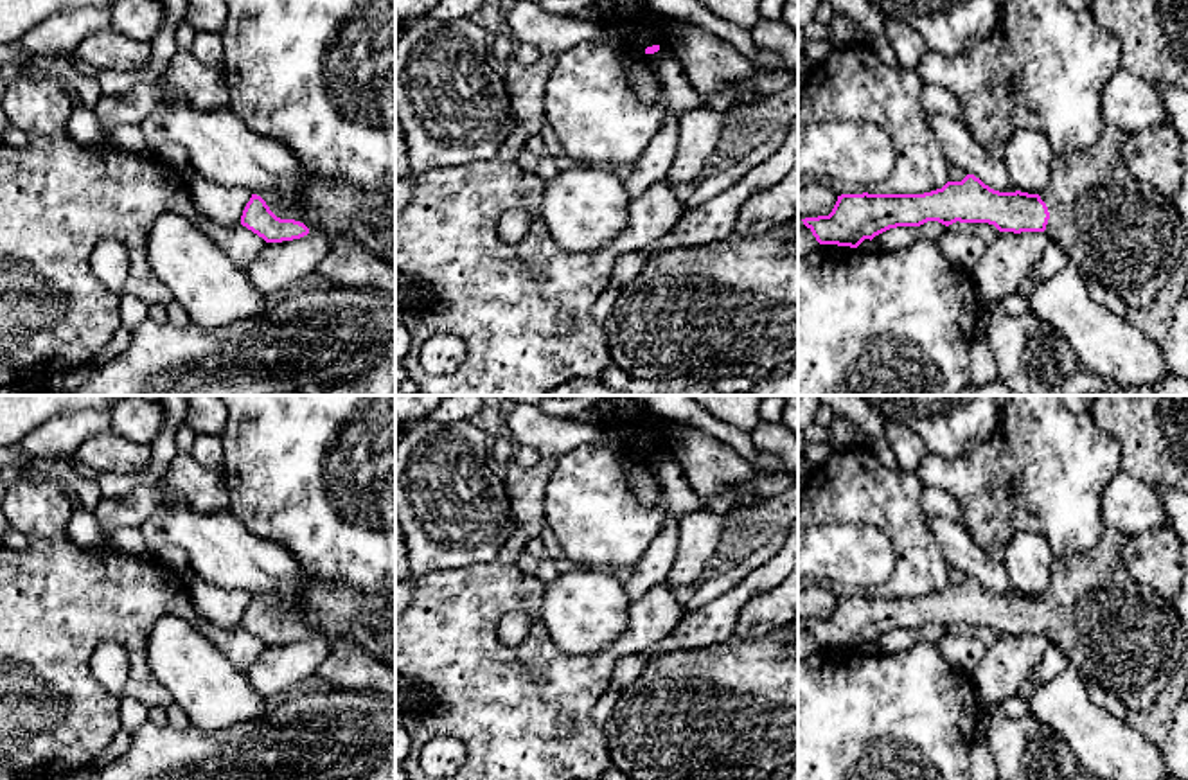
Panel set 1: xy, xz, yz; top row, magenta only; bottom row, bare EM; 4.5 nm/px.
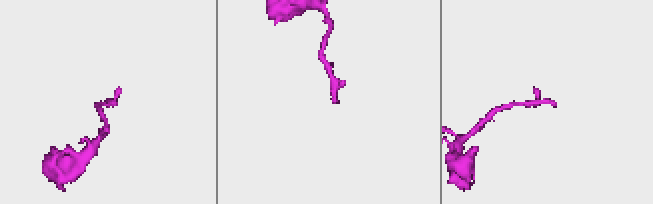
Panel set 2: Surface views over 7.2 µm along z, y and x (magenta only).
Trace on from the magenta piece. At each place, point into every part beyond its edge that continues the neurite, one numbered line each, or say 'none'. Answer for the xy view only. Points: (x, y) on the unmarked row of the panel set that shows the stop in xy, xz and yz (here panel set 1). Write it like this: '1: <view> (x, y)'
1: xy (331, 610)

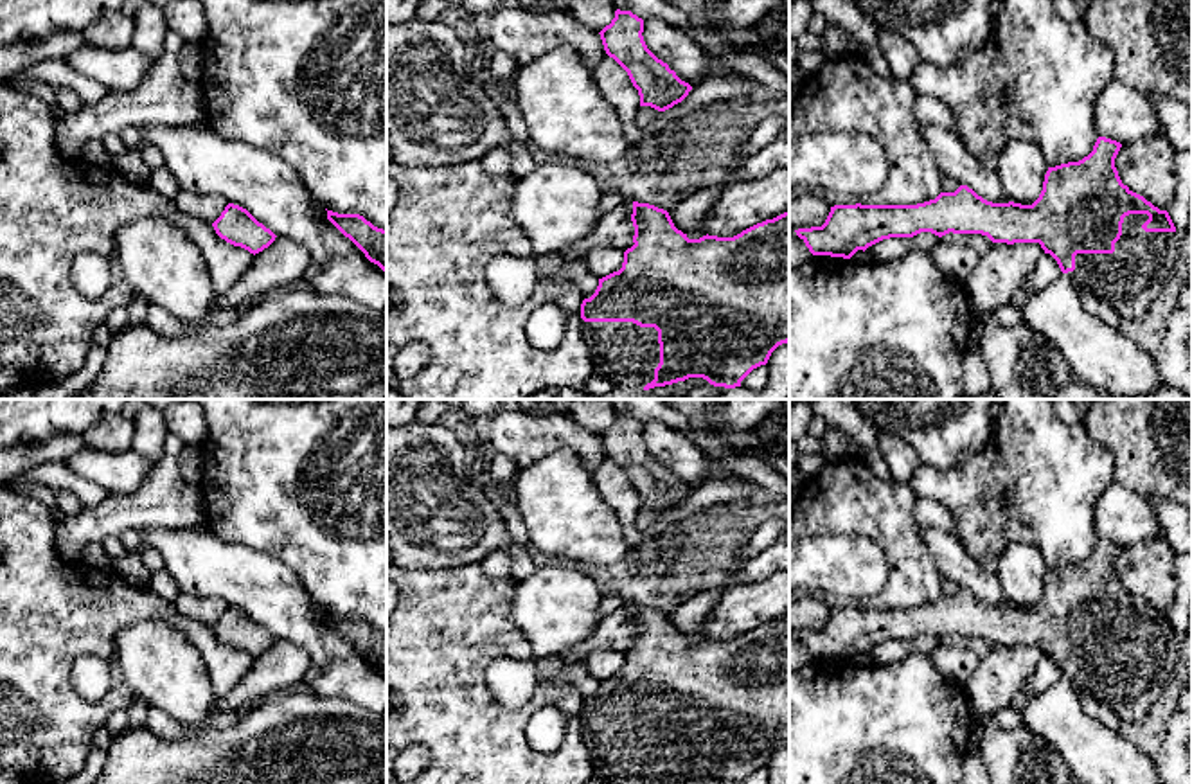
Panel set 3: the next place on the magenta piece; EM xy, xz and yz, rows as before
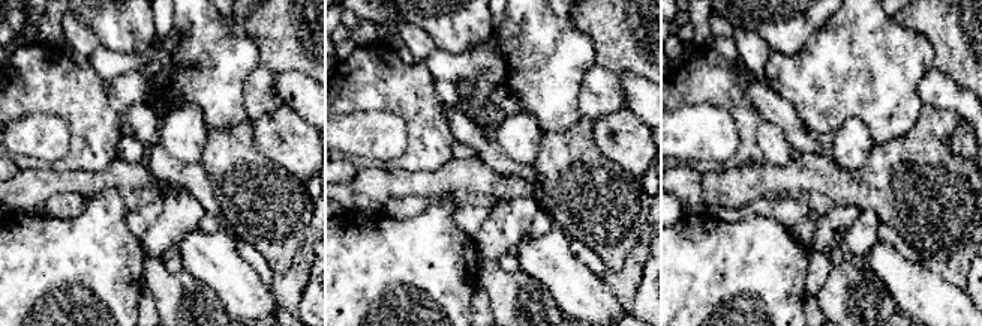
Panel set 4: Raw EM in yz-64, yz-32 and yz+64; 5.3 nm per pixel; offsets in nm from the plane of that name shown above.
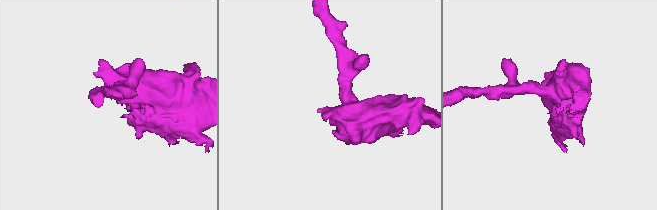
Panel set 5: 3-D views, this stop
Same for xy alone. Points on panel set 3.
none

